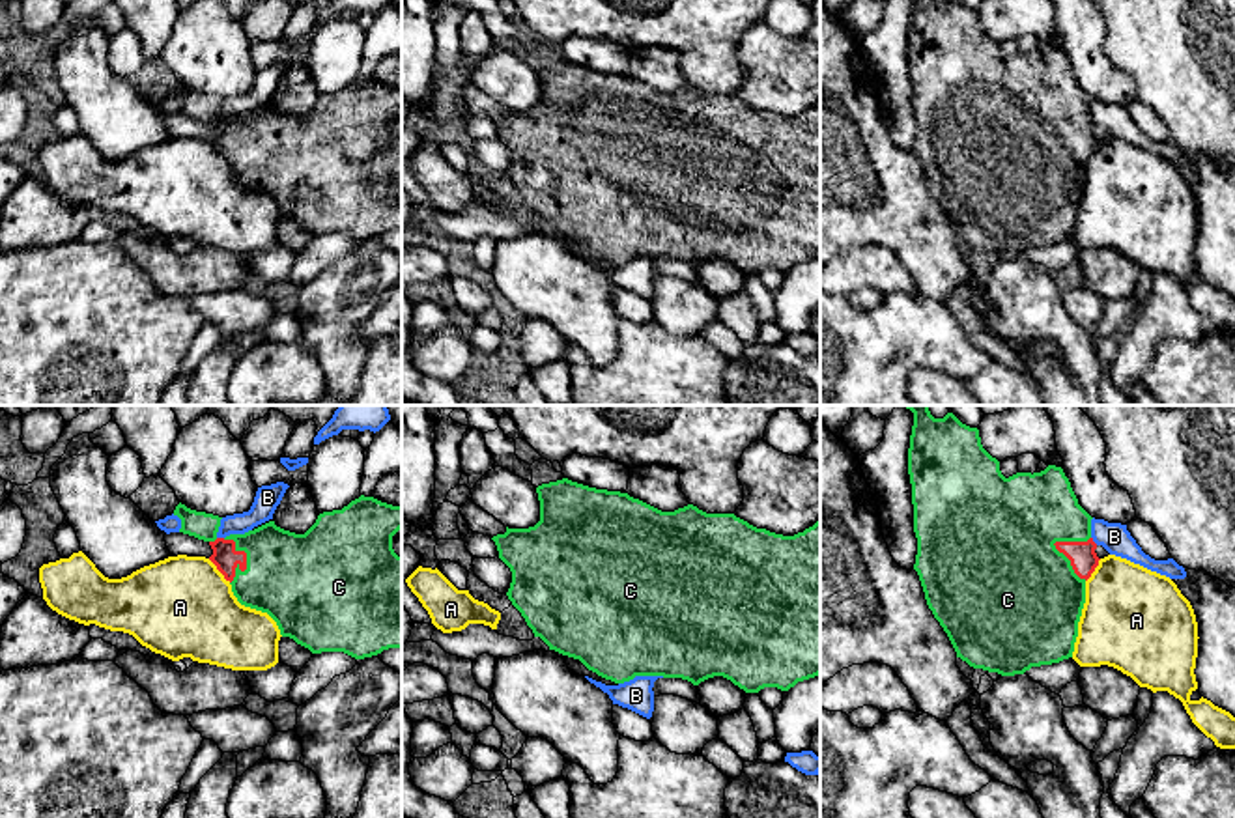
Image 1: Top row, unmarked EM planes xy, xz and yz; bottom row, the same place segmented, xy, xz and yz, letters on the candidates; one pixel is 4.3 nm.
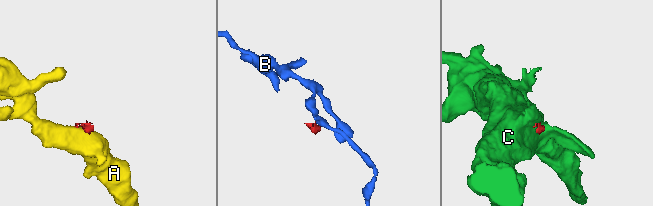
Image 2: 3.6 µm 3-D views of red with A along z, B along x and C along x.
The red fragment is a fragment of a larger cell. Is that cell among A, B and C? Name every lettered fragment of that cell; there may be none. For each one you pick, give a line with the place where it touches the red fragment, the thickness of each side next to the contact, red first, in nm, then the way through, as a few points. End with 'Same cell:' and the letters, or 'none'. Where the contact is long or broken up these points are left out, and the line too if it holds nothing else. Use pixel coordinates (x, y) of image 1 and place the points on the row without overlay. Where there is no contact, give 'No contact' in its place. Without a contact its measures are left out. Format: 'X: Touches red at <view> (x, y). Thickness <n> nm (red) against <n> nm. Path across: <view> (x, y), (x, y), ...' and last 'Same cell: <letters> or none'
C: Touches red at yz (1071, 144). Thickness 120 nm (red) against 480 nm. Path across: yz (1082, 137), (1071, 144), (1054, 144), (1022, 176)
Same cell: C

